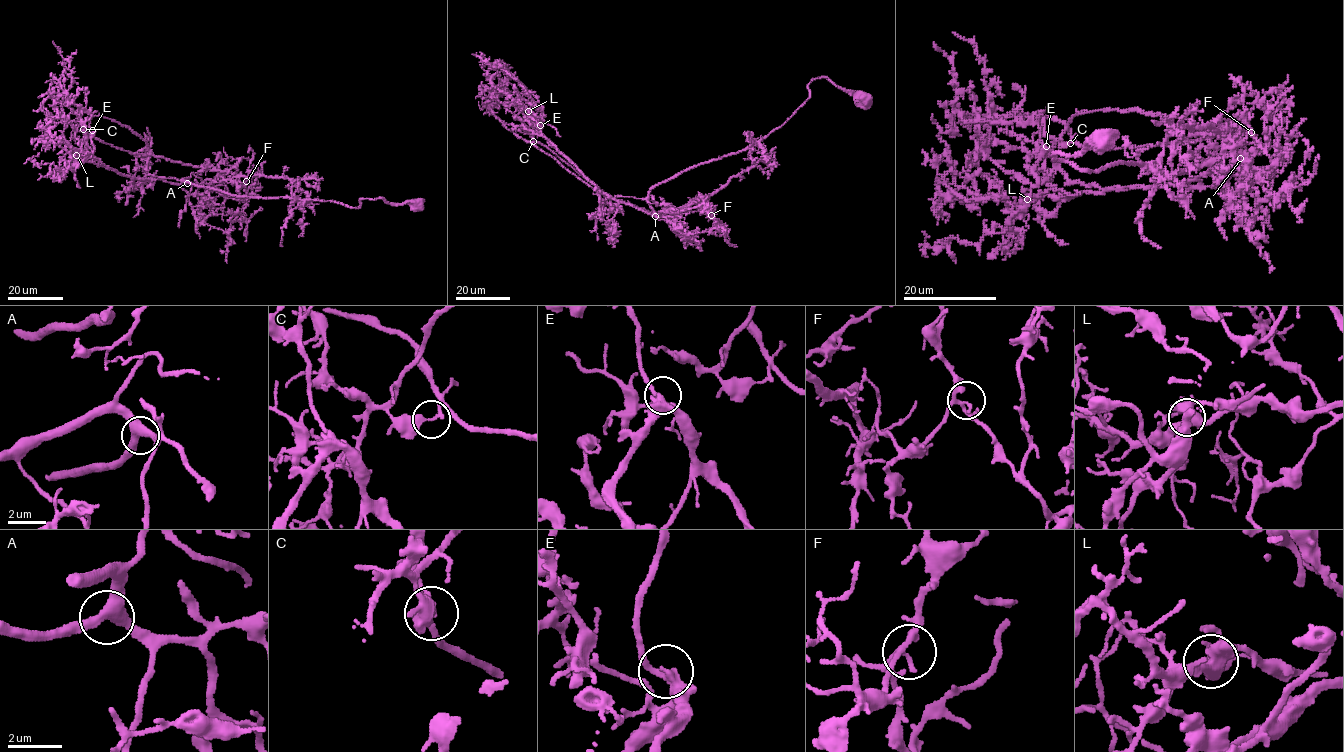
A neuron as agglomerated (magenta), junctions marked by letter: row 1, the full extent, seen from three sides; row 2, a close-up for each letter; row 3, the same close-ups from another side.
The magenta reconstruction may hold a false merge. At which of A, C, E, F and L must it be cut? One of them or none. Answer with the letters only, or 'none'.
C

